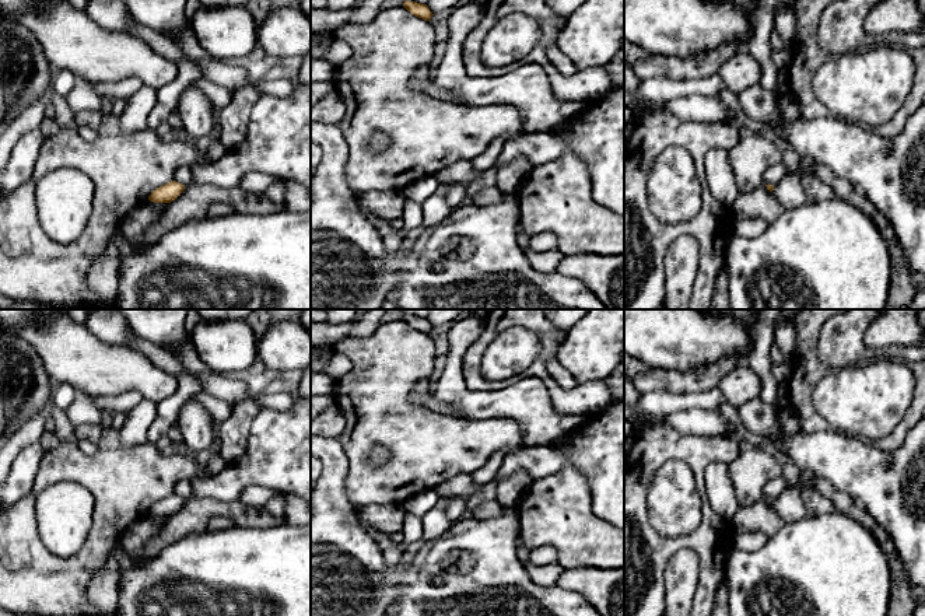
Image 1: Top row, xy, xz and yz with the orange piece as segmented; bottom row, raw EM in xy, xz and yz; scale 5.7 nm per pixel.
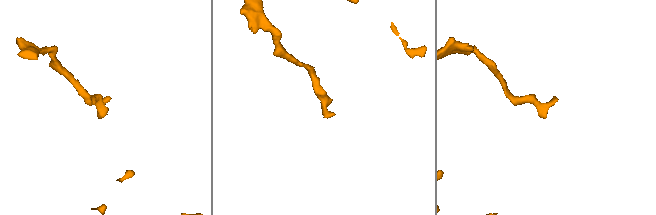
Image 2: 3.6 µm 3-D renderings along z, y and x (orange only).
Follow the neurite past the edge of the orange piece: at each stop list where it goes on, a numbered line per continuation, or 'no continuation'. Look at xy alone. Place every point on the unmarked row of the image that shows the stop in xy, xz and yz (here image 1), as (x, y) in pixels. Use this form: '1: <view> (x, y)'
no continuation

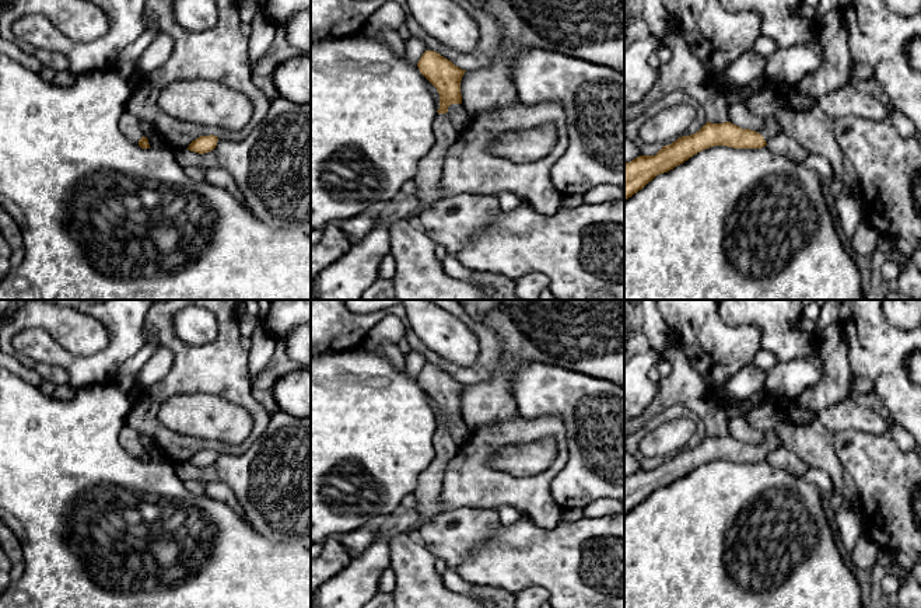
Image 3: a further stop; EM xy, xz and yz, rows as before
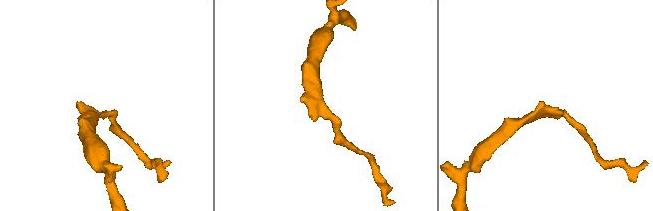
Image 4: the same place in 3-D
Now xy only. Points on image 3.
1: xy (130, 441)

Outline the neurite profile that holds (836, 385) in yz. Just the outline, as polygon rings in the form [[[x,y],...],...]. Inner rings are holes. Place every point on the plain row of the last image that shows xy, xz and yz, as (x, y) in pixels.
[[[840,322],[830,324],[817,336],[817,343],[823,363],[822,380],[796,398],[802,408],[815,415],[851,398],[855,377],[848,361],[847,336]]]

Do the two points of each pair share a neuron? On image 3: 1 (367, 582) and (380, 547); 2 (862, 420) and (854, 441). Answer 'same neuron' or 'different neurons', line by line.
1: same neuron
2: different neurons

